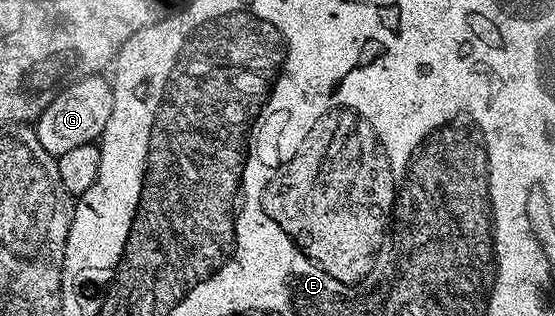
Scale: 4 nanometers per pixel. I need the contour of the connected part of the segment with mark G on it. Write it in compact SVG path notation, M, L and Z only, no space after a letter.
M73 81L60 93L61 90L50 100L35 122L37 138L39 143L43 143L43 151L55 158L75 147L94 144L107 127L107 119L111 119L113 102L108 89L99 81Z

